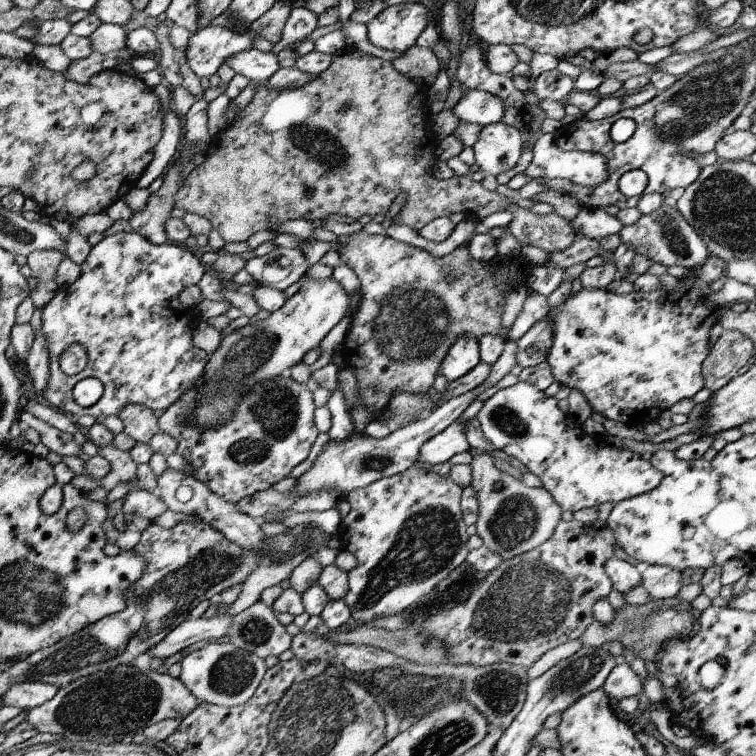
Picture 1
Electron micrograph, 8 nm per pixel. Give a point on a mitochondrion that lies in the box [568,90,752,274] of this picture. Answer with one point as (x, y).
(665, 226)

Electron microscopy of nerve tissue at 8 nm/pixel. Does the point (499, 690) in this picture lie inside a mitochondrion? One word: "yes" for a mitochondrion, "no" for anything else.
yes

